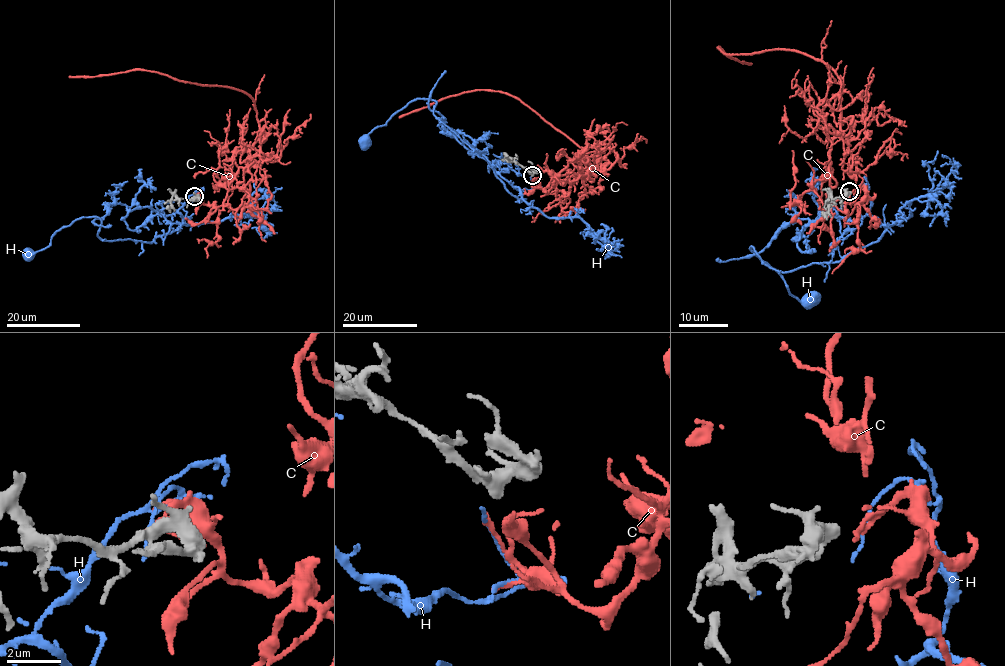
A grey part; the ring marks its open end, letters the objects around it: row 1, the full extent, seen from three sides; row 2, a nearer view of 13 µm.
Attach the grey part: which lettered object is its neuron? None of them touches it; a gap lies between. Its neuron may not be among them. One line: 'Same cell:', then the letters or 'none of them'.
Same cell: none of them

